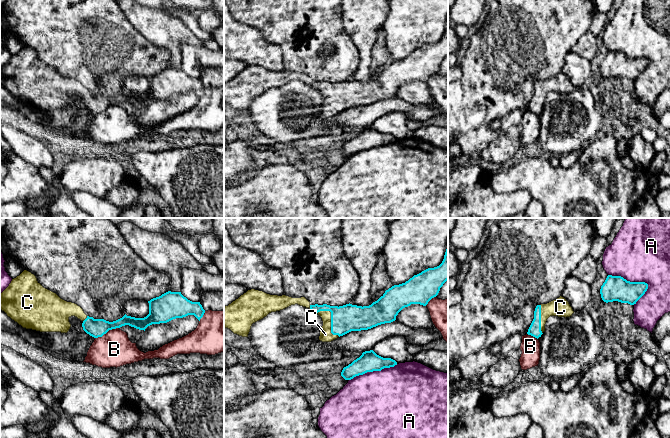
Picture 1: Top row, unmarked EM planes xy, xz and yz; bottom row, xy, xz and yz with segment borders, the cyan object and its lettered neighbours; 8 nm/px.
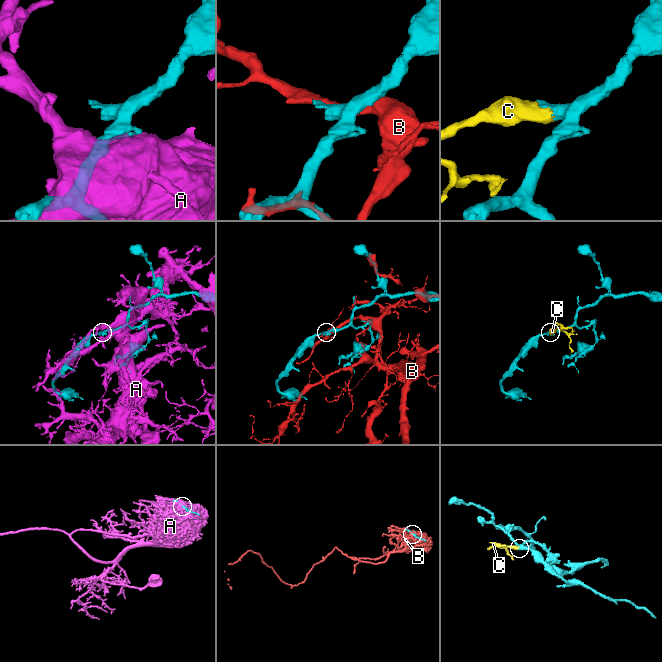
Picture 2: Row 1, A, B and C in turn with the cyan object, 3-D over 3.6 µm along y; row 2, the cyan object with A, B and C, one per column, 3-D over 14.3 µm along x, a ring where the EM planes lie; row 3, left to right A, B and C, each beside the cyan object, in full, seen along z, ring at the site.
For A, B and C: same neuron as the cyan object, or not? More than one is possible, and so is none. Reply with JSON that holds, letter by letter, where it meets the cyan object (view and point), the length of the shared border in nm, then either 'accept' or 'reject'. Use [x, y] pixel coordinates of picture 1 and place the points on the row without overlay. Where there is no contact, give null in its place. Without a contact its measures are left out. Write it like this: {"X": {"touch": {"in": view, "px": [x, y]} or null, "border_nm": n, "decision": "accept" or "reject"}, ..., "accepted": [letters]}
{"A": {"touch": {"in": "yz", "px": [629, 57]}, "border_nm": 340, "decision": "reject"}, "B": {"touch": {"in": "xy", "px": [106, 108]}, "border_nm": 220, "decision": "reject"}, "C": {"touch": {"in": "xz", "px": [331, 96]}, "border_nm": 260, "decision": "accept"}, "accepted": ["C"]}

